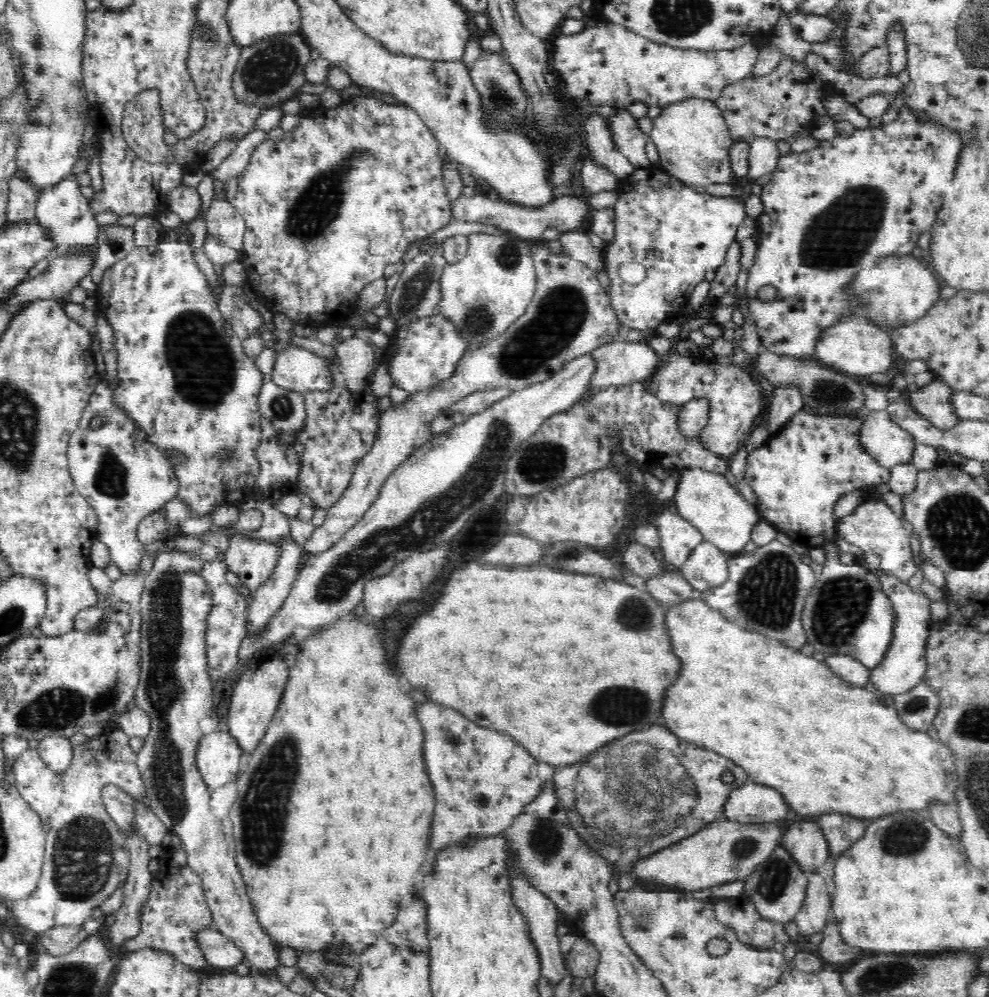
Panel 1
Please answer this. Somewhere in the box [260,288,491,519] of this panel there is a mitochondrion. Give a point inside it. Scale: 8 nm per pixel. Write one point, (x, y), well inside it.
(282, 407)

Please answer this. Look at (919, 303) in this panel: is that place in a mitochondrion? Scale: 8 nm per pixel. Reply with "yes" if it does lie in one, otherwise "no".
no

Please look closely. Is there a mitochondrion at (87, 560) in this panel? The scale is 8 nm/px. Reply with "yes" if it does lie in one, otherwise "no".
no

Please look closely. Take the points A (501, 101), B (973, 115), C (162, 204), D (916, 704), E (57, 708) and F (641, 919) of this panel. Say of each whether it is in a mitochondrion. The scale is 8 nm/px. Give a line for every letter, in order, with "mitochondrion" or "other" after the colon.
A: mitochondrion
B: other
C: other
D: mitochondrion
E: mitochondrion
F: mitochondrion

